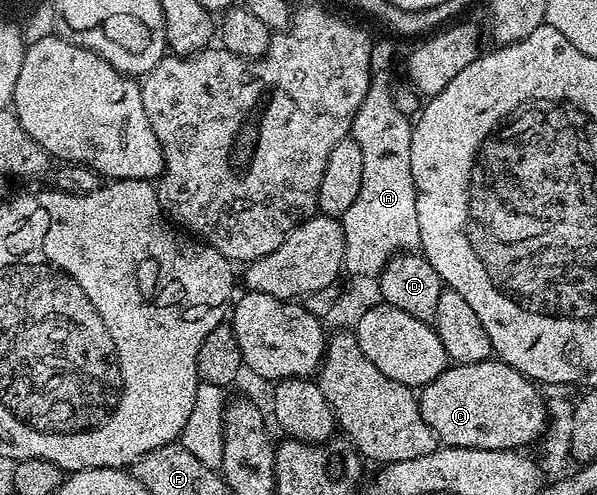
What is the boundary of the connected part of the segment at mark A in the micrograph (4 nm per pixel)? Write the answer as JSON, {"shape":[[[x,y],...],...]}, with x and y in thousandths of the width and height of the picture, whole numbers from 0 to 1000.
{"shape":[[[626,156],[606,212],[590,242],[586,275],[606,303],[605,384],[591,416],[570,442],[576,467],[576,543],[588,558],[635,558],[645,531],[667,509],[695,505],[704,497],[700,467],[698,386],[687,343],[687,281],[690,255],[685,234],[668,224],[660,184],[647,160]]]}

